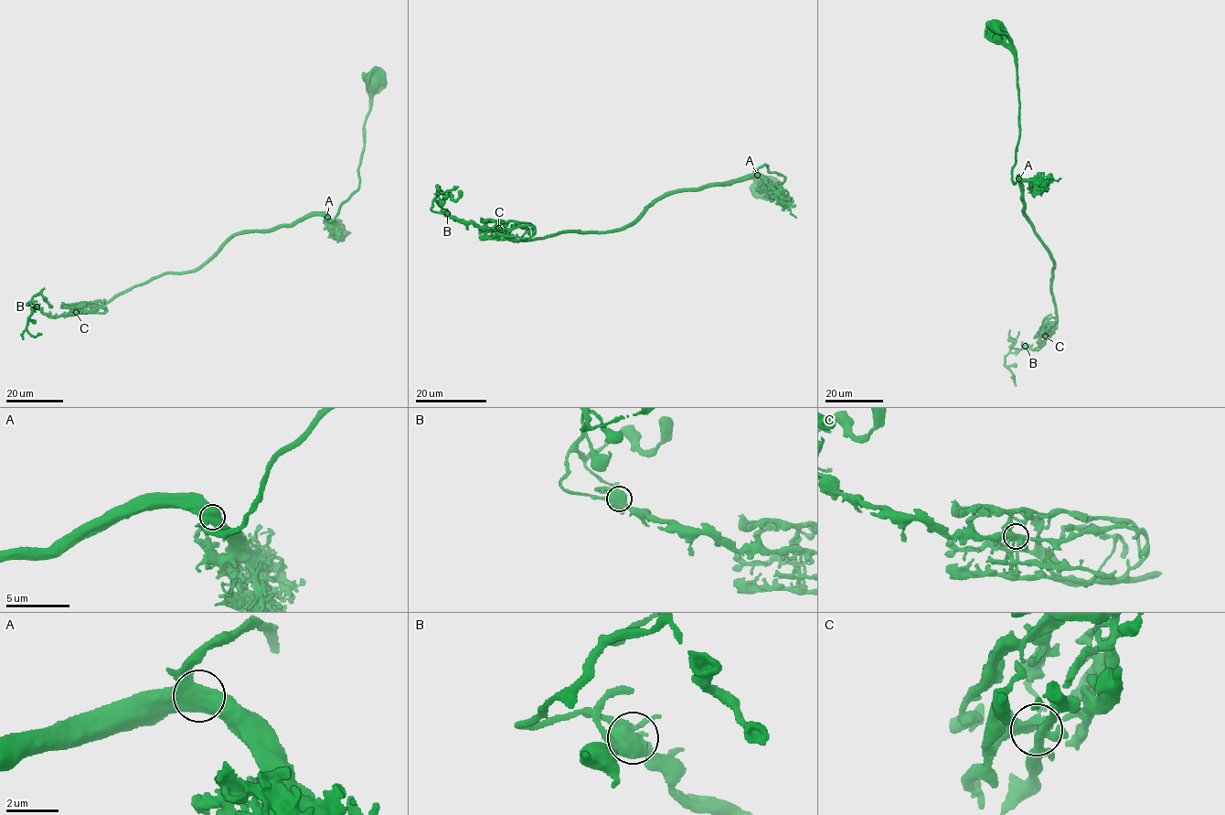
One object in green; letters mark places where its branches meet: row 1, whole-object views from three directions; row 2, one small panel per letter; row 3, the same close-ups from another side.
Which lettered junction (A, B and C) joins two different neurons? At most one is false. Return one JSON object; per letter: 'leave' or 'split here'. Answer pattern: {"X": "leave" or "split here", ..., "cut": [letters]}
{"A": "leave", "B": "leave", "C": "leave", "cut": []}

